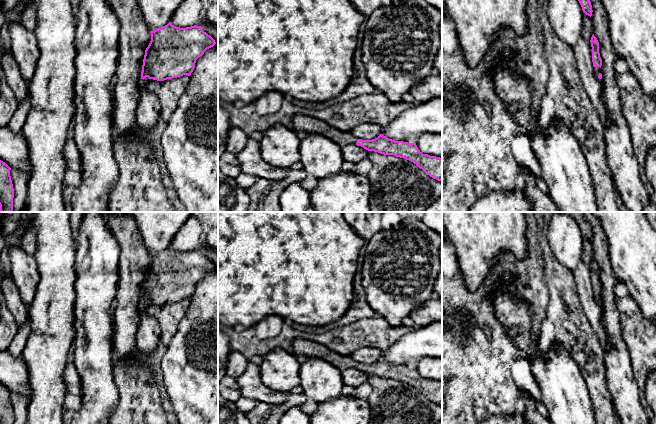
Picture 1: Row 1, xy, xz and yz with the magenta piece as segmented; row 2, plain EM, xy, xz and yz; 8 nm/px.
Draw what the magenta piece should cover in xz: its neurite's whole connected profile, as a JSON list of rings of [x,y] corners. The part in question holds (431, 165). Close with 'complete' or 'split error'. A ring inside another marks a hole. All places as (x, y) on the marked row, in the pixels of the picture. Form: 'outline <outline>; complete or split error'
outline [[[295,115],[291,129],[295,132],[305,131],[308,134],[320,134],[331,139],[340,147],[354,144],[368,151],[404,158],[416,164],[433,179],[442,182],[442,158],[423,154],[416,143],[395,141],[383,134],[372,140],[358,139],[351,132],[338,130],[322,120],[305,115]]]; split error

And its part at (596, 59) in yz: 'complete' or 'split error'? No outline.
split error

